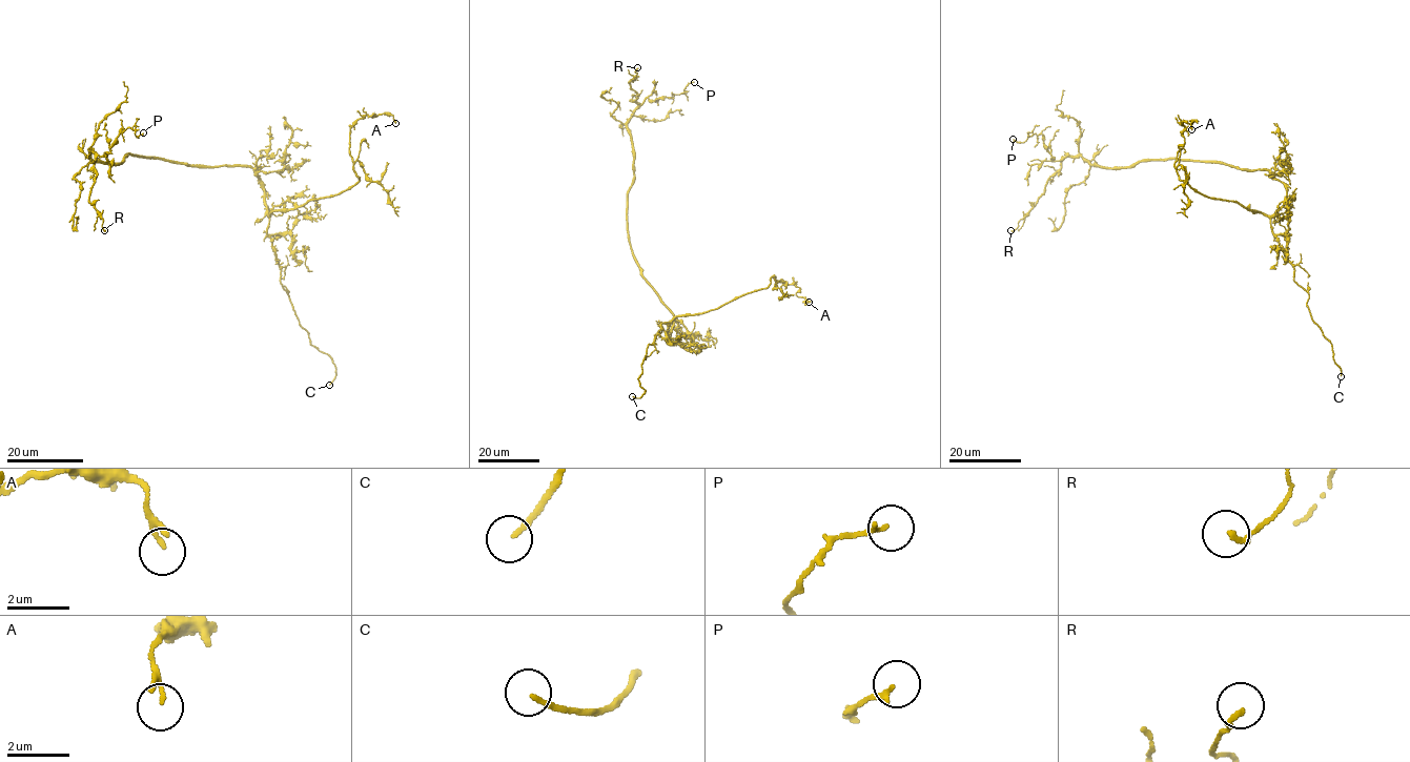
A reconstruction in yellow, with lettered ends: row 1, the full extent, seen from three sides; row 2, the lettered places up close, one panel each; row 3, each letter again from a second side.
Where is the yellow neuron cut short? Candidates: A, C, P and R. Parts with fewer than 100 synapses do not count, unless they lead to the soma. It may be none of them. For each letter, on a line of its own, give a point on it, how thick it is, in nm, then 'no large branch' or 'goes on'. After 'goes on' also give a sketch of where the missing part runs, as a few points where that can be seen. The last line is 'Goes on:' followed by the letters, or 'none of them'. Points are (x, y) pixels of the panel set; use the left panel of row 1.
A: (395, 123) | 90 nm | no large branch
C: (329, 385) | 160 nm | goes on
P: (143, 132) | 150 nm | no large branch
R: (104, 230) | 150 nm | no large branch
Goes on: C

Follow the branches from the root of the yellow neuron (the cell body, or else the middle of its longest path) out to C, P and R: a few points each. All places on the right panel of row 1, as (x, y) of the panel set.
C: (1255, 170), (1269, 169), (1285, 187), (1272, 232), (1308, 293), (1309, 314), (1331, 345), (1341, 376)
P: (1255, 170), (1173, 159), (1114, 167), (1091, 165), (1080, 156), (1053, 161), (1041, 135), (1023, 142), (1013, 139)
R: (1255, 170), (1173, 159), (1105, 167), (1080, 156), (1067, 156), (1033, 208), (1010, 230)

